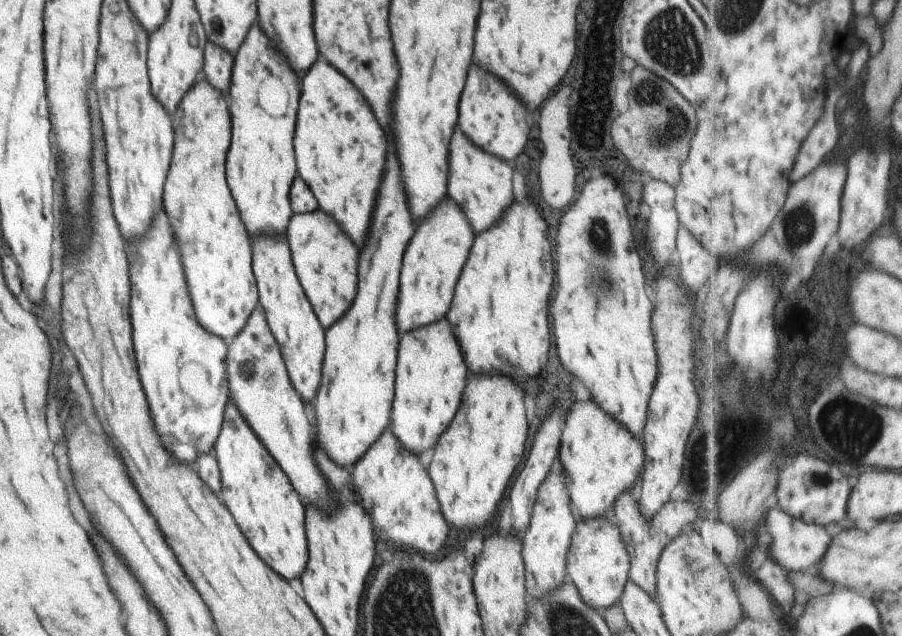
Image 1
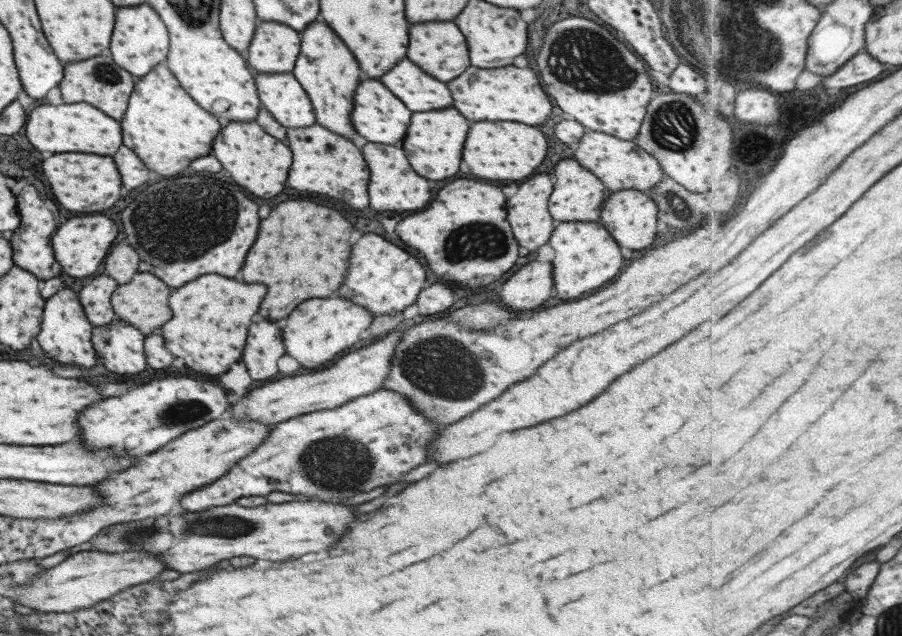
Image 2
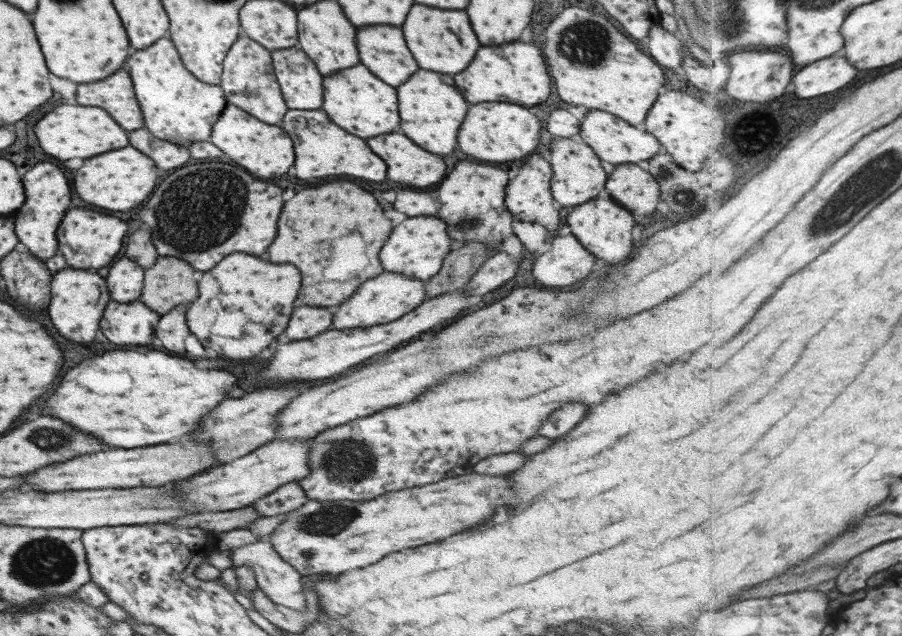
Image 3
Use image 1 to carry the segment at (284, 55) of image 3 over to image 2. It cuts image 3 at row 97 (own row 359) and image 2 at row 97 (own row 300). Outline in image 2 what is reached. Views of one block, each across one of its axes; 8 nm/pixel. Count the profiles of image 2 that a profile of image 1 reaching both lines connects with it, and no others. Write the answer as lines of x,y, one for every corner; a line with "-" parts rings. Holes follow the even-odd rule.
292,72
253,74
261,107
286,129
314,123
310,100

